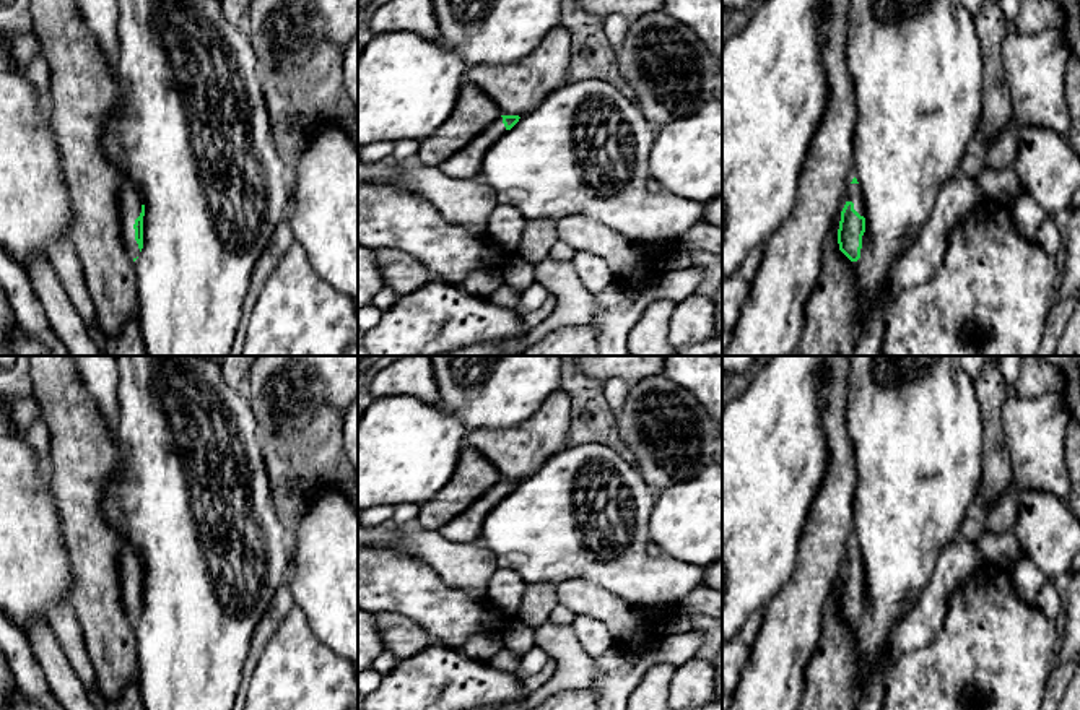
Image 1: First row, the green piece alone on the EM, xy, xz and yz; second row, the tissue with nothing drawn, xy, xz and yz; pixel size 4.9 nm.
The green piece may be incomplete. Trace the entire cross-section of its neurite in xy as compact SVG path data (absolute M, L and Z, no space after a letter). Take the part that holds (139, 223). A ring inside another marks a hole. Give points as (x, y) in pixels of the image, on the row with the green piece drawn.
M125 184L119 190L122 239L128 257L135 262L143 249L143 216L145 205L140 190Z

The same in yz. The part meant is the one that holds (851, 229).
M856 177L851 182L847 201L841 211L838 244L839 250L851 262L857 262L869 249L865 232L865 203Z

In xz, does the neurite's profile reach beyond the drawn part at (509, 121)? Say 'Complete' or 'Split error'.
Split error

